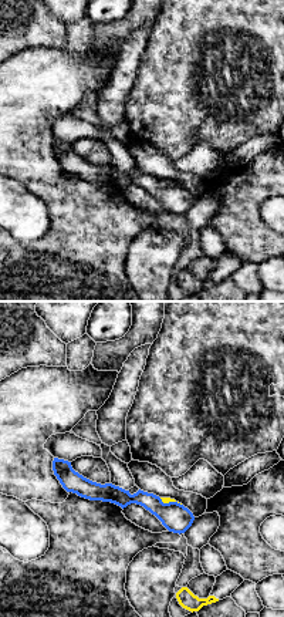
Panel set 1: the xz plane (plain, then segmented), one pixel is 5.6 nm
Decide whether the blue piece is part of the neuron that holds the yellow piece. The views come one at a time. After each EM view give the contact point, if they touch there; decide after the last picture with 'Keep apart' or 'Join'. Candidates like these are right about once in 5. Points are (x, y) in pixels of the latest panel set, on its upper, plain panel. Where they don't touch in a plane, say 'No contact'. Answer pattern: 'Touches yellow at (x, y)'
Touches yellow at (171, 182)

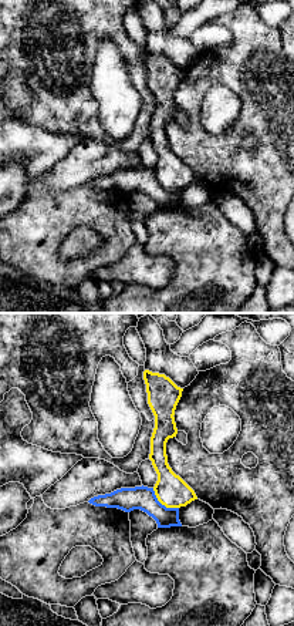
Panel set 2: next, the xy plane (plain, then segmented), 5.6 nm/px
Touches yellow at (162, 185)

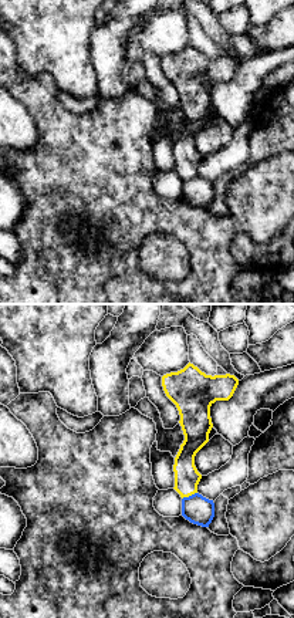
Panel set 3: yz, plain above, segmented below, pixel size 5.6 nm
Touches yellow at (189, 176)

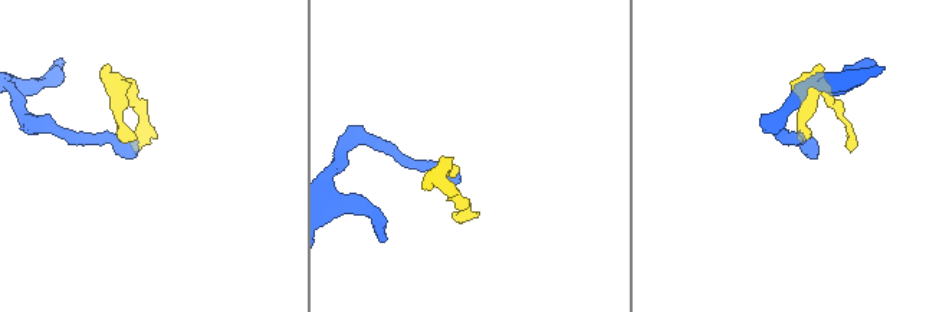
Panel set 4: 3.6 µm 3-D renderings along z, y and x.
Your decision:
Keep apart

